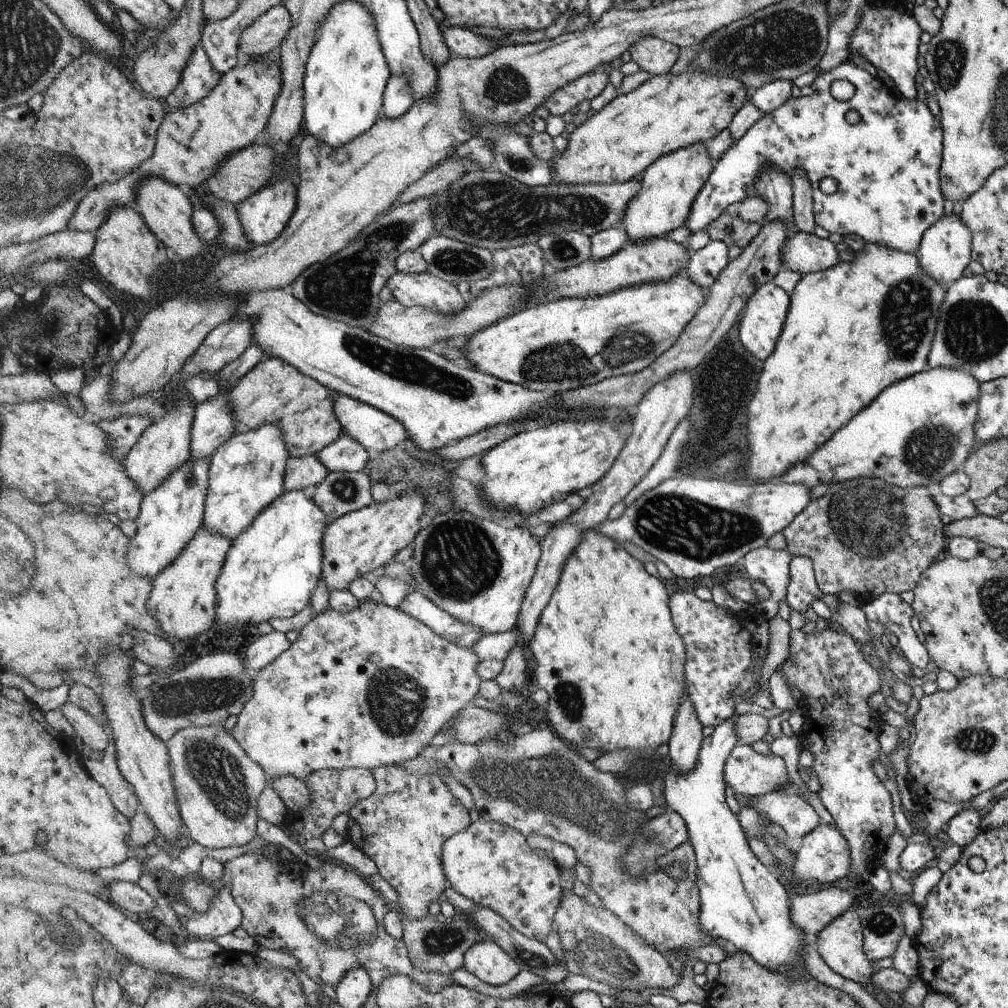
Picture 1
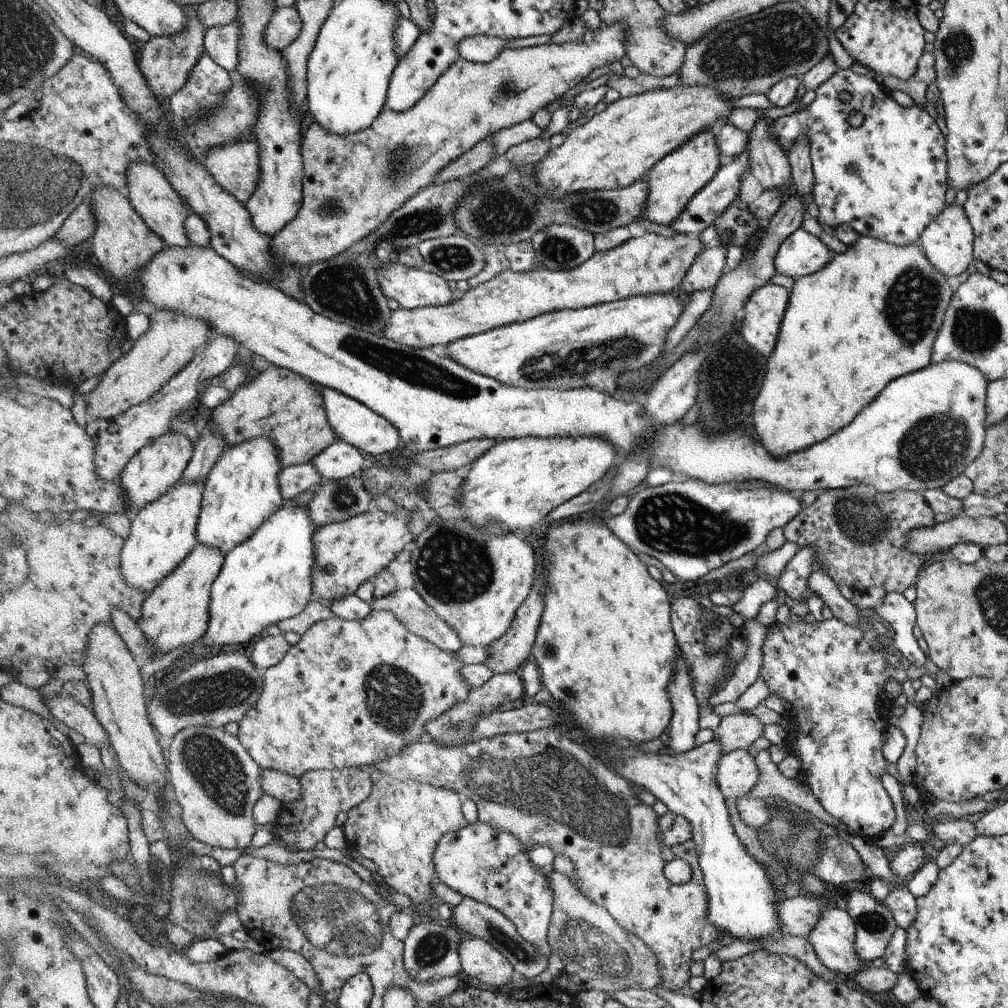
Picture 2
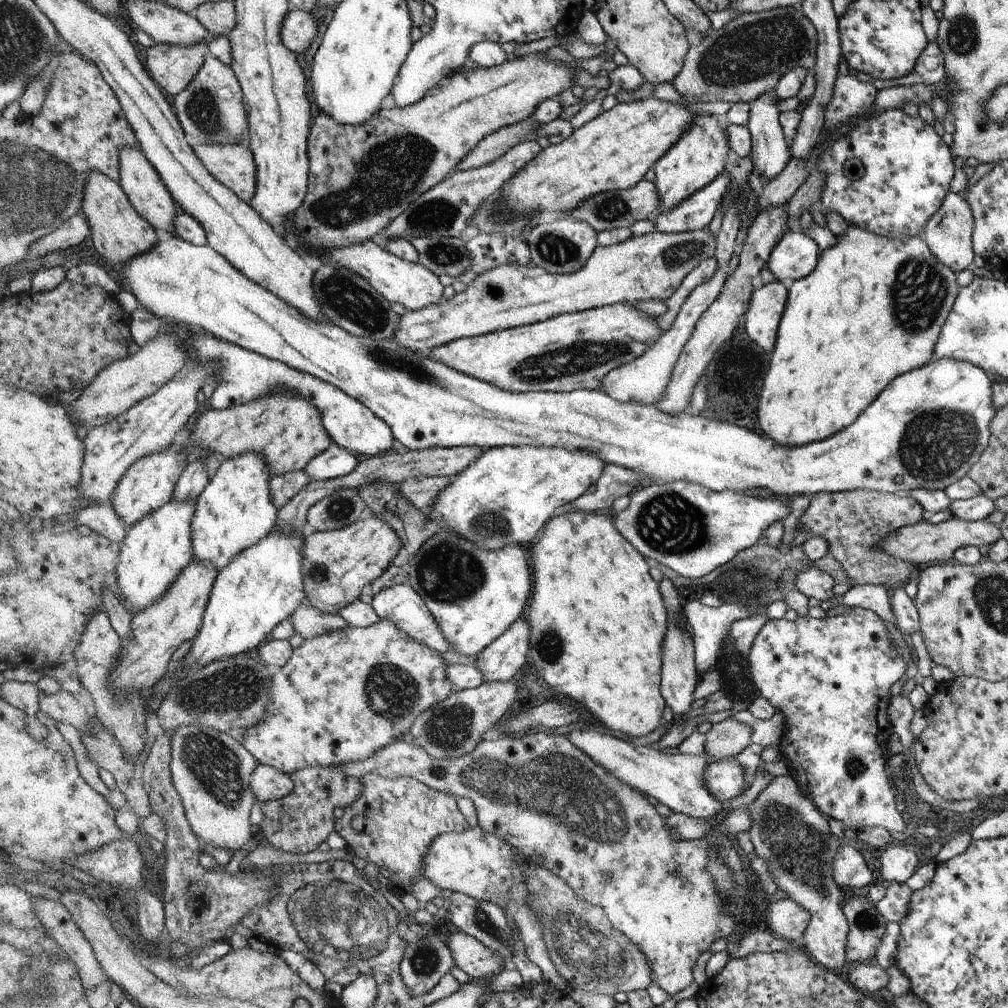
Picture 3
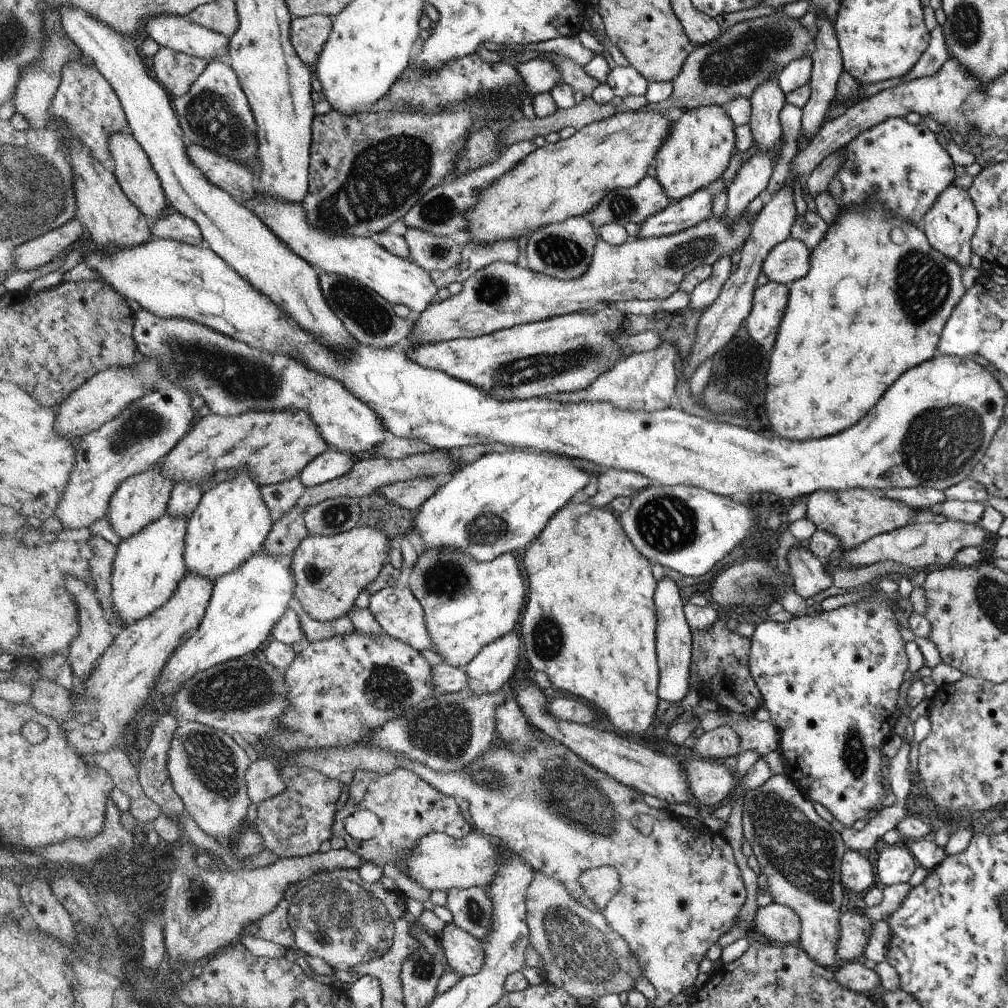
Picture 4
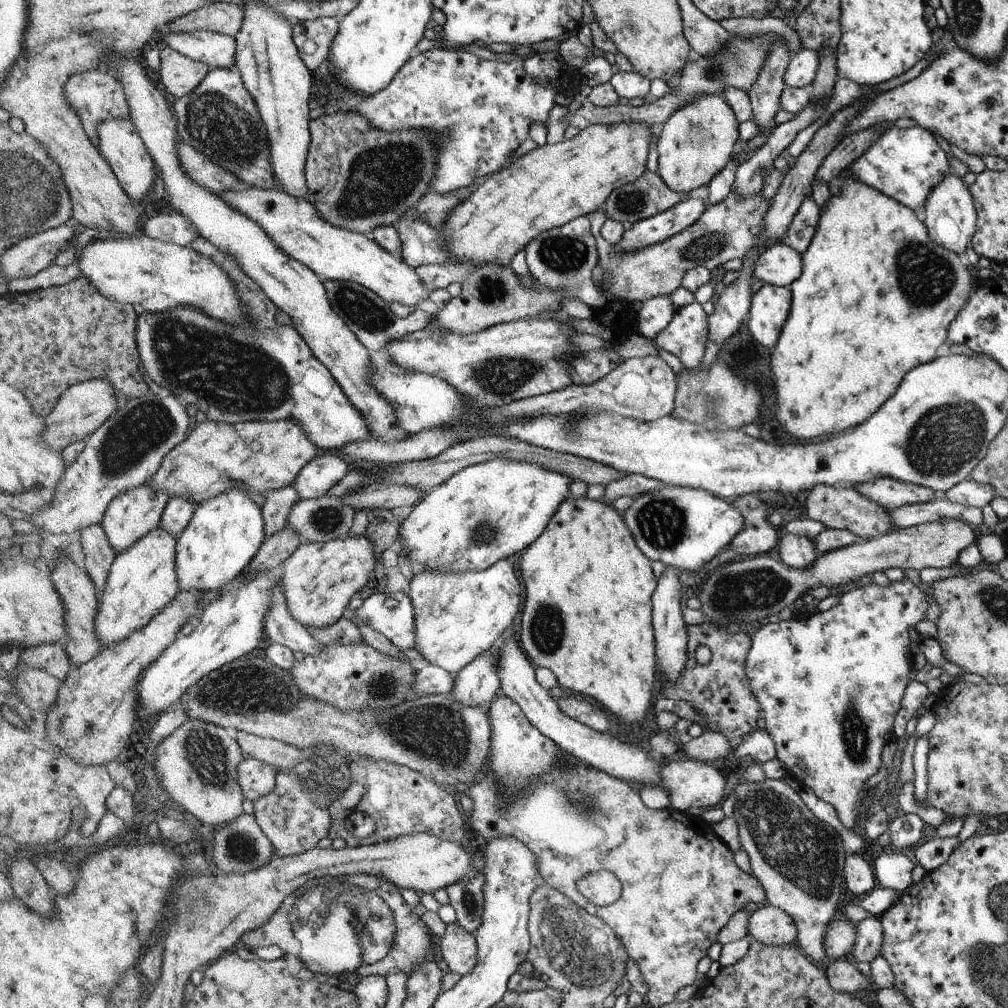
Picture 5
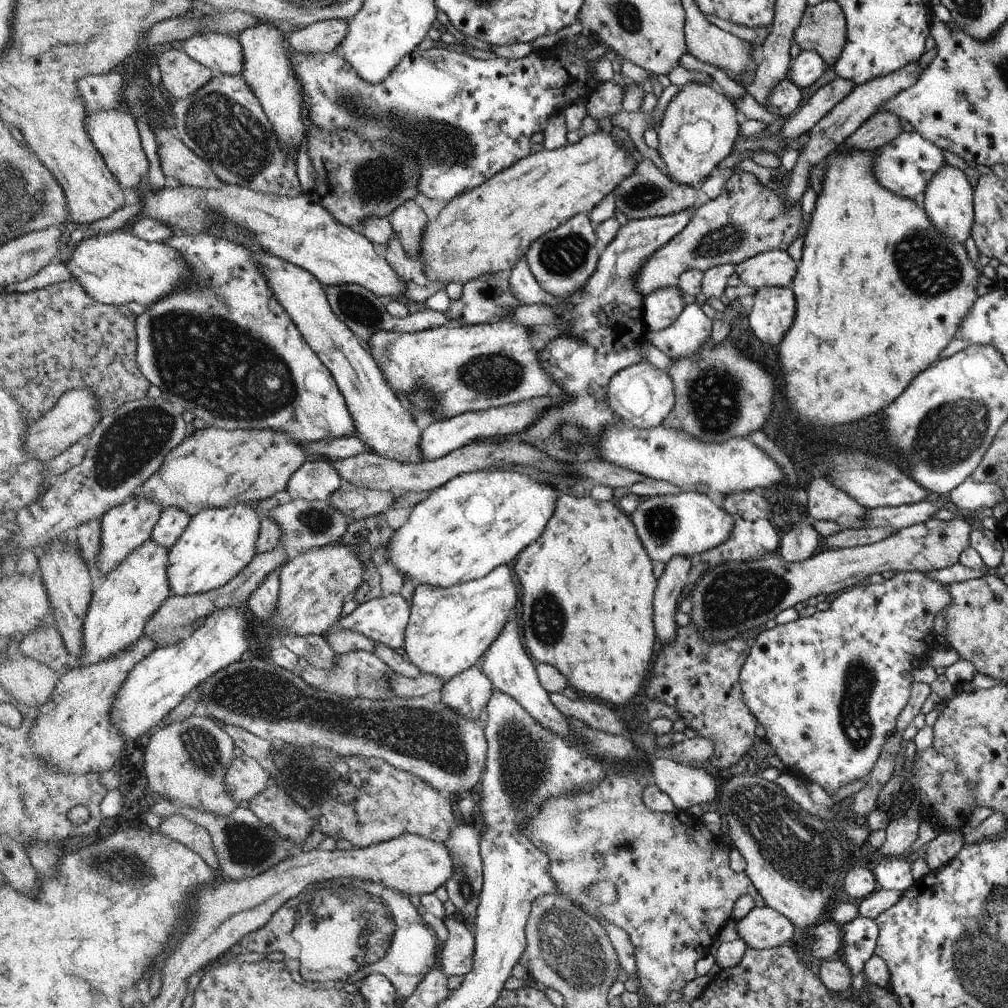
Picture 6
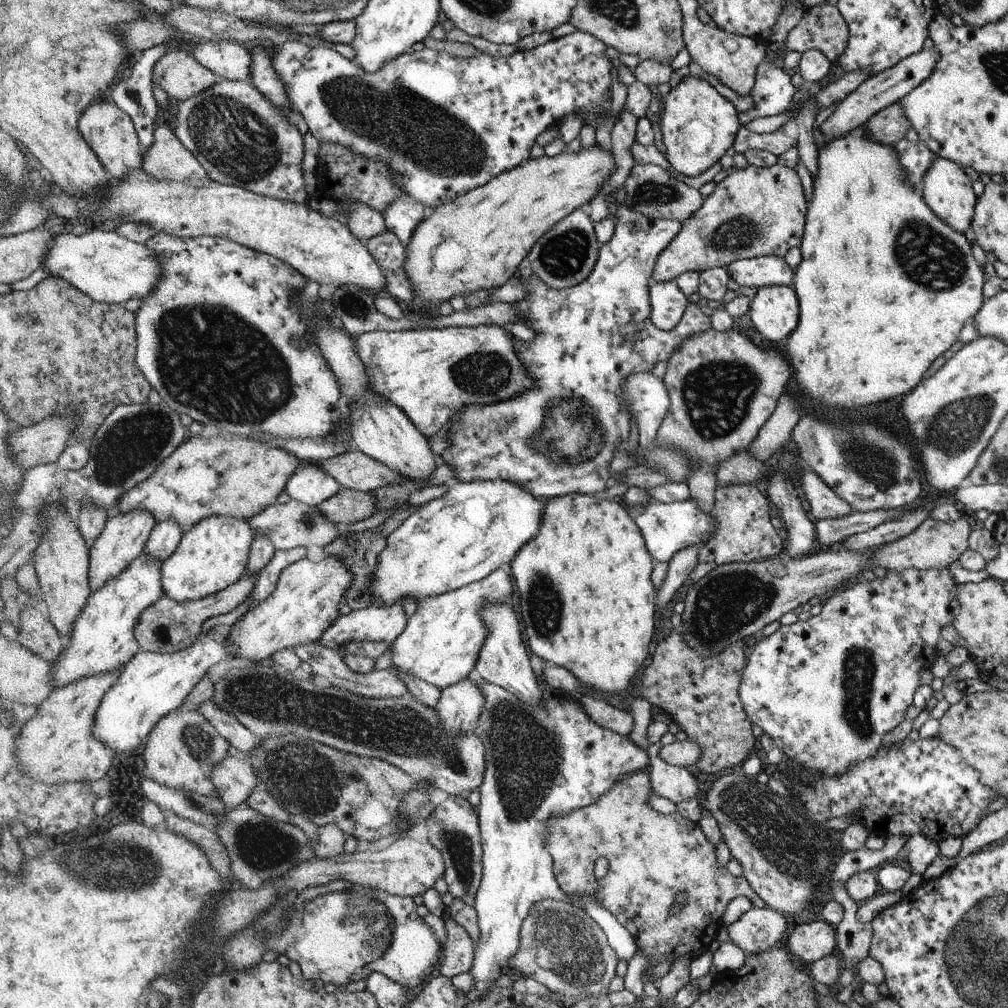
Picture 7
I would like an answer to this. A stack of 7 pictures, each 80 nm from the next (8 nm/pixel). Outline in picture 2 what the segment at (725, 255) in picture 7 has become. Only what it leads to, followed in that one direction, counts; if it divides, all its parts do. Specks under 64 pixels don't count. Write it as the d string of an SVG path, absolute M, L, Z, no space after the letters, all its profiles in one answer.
M642 233L641 237L630 237L624 244L615 246L607 251L595 251L586 262L573 269L551 271L538 264L534 270L516 272L506 269L493 276L489 281L471 287L449 305L423 306L415 309L399 307L391 314L389 325L384 336L406 345L411 349L430 349L436 344L450 344L464 337L471 337L501 326L532 320L538 315L559 310L576 310L597 304L611 303L622 299L629 299L640 295L667 295L676 292L683 282L683 278L690 272L695 258L703 253L705 248L698 234L689 235L676 233L673 236L663 236L655 233Z

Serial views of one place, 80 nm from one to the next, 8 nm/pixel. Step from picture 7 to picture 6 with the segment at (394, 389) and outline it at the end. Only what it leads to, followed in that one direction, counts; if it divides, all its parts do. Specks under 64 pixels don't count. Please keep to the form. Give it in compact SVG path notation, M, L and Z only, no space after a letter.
M496 320L486 324L460 325L446 324L444 327L426 329L420 332L378 331L366 343L367 350L374 356L379 369L387 378L387 383L396 396L408 395L411 391L428 387L439 398L439 405L431 412L436 421L474 411L503 407L510 403L527 401L536 397L546 397L556 391L556 382L540 360L543 343L530 340L527 329L512 320Z

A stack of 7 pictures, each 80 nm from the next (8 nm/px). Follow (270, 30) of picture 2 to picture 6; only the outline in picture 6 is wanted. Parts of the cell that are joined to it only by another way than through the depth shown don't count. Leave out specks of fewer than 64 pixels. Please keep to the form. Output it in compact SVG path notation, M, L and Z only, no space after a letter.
M346 19L318 21L290 33L288 43L294 51L329 53L338 50L348 29L349 22Z

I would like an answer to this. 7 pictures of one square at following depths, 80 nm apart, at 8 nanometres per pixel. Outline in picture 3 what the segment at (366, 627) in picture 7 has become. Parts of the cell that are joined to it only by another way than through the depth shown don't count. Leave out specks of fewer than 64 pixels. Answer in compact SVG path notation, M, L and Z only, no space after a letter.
M394 585L373 595L372 608L376 611L380 621L386 621L396 627L401 633L415 639L420 644L437 652L451 649L451 645L442 635L438 623L424 604L422 597L410 585Z

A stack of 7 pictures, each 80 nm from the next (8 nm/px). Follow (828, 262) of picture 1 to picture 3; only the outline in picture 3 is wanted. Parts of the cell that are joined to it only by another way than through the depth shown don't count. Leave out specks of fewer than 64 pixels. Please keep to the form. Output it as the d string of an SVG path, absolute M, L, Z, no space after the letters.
M797 228L788 231L770 253L766 269L778 281L798 280L816 266L821 249Z

